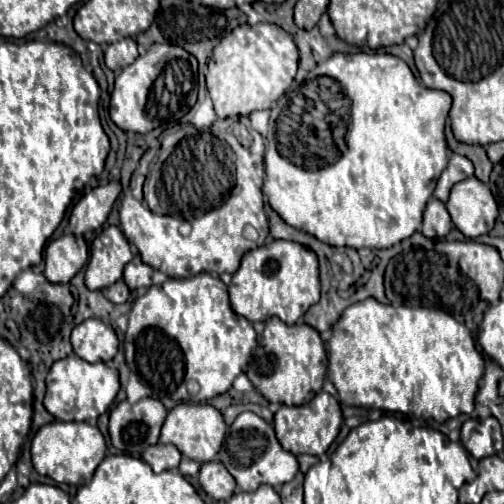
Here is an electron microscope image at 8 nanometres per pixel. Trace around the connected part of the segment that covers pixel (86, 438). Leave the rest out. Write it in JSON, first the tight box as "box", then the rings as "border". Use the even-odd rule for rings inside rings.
{"box":[32,421,106,485],"border":[[[54,421],[38,429],[32,439],[32,463],[40,475],[48,475],[58,483],[84,485],[92,479],[98,463],[106,455],[106,441],[98,427],[84,421]]]}

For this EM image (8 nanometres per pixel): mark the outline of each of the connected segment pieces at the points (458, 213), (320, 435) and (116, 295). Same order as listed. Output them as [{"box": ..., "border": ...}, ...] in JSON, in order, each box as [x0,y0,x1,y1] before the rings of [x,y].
[{"box":[446,177,498,239],"border":[[[468,177],[452,187],[446,209],[452,223],[468,239],[488,233],[498,217],[498,207],[490,189],[476,177]]]},{"box":[274,391,344,455],"border":[[[320,391],[306,405],[298,405],[298,407],[282,405],[274,415],[274,429],[276,429],[280,445],[286,451],[290,451],[294,455],[300,455],[300,453],[322,455],[330,447],[330,443],[336,439],[336,435],[342,427],[342,421],[344,421],[344,417],[342,417],[342,409],[340,409],[338,399],[326,391]]]},{"box":[106,279,130,303],"border":[[[120,279],[116,281],[114,285],[110,285],[106,289],[106,297],[112,301],[112,303],[126,303],[128,297],[130,297],[130,289],[126,287],[126,283]]]}]

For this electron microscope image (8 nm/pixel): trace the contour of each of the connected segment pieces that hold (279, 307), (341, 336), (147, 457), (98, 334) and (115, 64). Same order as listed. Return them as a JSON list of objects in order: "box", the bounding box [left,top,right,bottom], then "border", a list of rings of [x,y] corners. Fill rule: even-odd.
[{"box":[228,241,320,323],"border":[[[272,241],[270,245],[246,251],[240,269],[228,285],[232,309],[248,321],[266,321],[280,317],[284,323],[296,323],[310,305],[320,299],[320,277],[316,253],[294,241]]]},{"box":[328,299,484,423],"border":[[[364,299],[360,303],[354,303],[352,307],[344,309],[344,315],[340,315],[340,319],[332,325],[332,337],[328,341],[328,379],[334,383],[338,397],[344,405],[350,407],[362,407],[362,409],[382,409],[382,411],[392,411],[392,413],[404,413],[404,415],[412,415],[412,417],[424,417],[424,419],[434,419],[438,423],[444,423],[450,417],[456,417],[460,413],[472,413],[474,409],[474,395],[478,391],[478,381],[484,373],[484,361],[474,345],[474,339],[470,335],[470,331],[466,329],[464,323],[458,323],[452,315],[444,313],[444,311],[436,311],[436,309],[412,309],[412,307],[394,307],[392,304],[380,303],[376,299]]]},{"box":[142,443,180,471],"border":[[[156,443],[152,447],[146,447],[142,453],[142,459],[156,471],[166,471],[166,469],[176,469],[180,465],[180,451],[174,445],[164,445]]]},{"box":[72,319,118,363],"border":[[[86,319],[72,329],[72,347],[88,363],[108,363],[118,353],[118,337],[112,325],[100,319]]]},{"box":[104,37,138,73],"border":[[[130,37],[128,39],[120,39],[116,43],[110,43],[106,53],[104,53],[104,61],[106,61],[108,69],[112,69],[114,73],[118,73],[124,67],[128,67],[136,57],[138,57],[138,45]]]}]

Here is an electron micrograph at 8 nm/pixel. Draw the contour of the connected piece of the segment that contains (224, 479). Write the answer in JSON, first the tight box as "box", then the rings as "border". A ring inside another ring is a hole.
{"box":[200,461,236,501],"border":[[[208,461],[200,467],[200,485],[212,499],[228,501],[236,489],[236,481],[222,463]]]}

